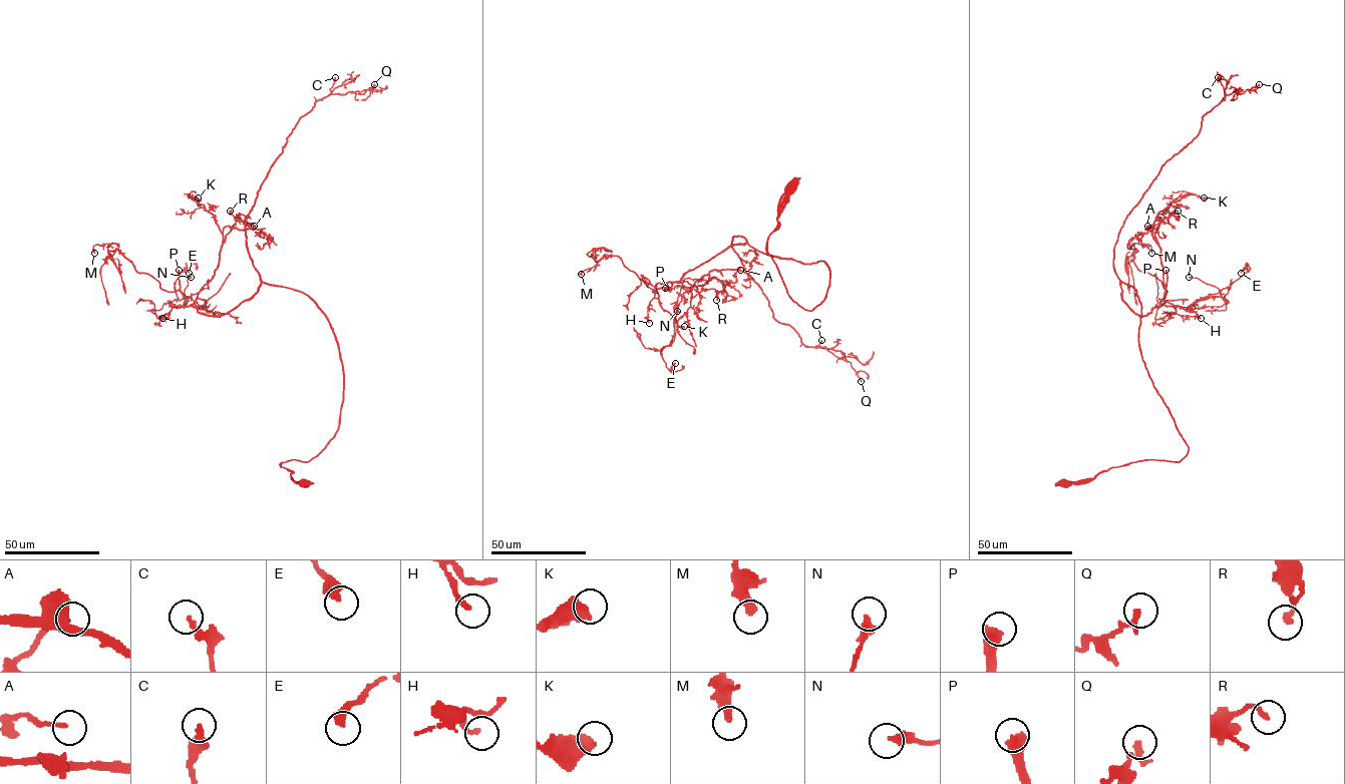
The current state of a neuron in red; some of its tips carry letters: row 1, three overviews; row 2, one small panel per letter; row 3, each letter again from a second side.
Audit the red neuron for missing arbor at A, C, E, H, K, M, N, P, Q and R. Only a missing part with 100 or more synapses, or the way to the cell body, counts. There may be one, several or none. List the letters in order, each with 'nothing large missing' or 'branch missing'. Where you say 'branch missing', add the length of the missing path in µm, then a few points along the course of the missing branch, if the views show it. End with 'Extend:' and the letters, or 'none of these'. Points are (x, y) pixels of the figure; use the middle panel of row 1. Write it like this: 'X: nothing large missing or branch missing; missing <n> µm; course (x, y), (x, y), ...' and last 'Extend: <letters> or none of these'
A: nothing large missing
C: nothing large missing
E: nothing large missing
H: nothing large missing
K: nothing large missing
M: nothing large missing
N: nothing large missing
P: branch missing; missing 80 µm; course (665, 288), (652, 280), (611, 272), (593, 277), (582, 267), (595, 261)
Q: nothing large missing
R: nothing large missing
Extend: P

